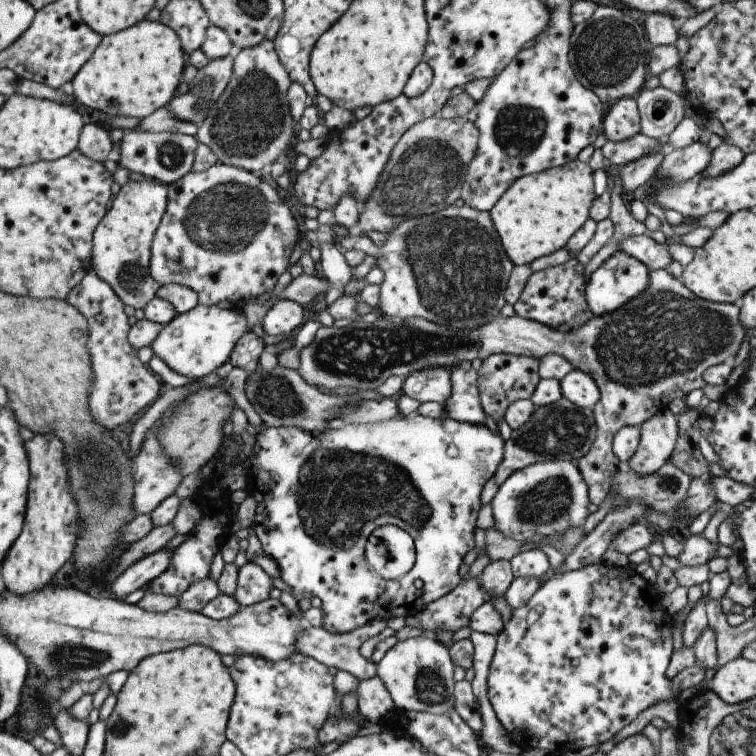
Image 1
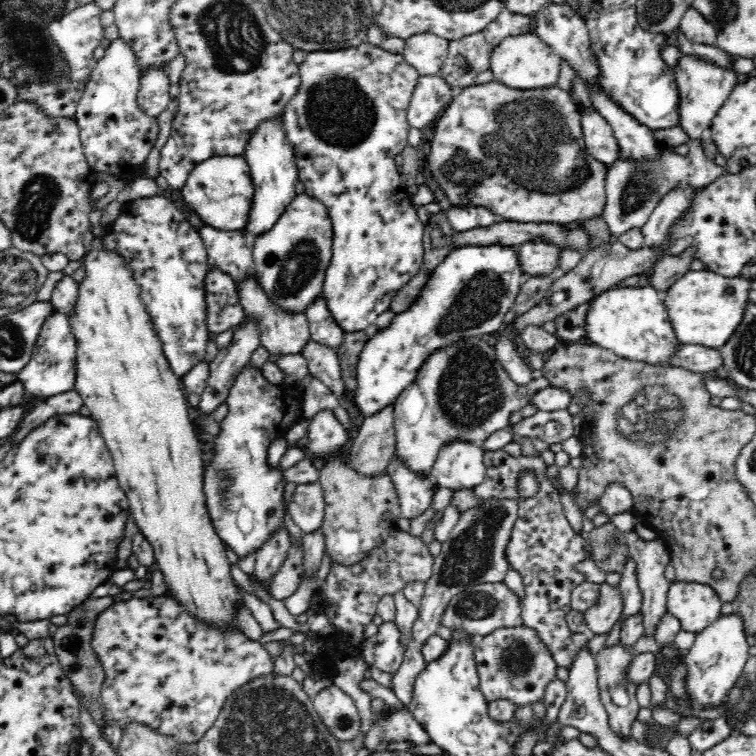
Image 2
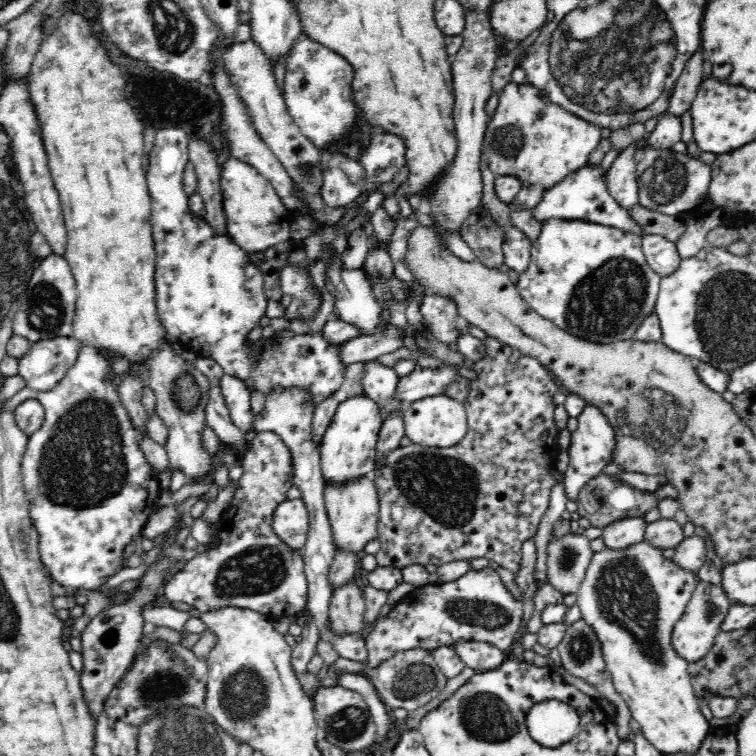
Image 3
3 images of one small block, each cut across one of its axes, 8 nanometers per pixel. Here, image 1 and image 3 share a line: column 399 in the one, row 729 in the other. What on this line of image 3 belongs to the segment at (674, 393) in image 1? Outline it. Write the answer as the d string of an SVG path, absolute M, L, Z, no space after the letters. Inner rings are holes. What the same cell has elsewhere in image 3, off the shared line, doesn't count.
M338 684L315 688L311 695L317 727L324 730L325 738L328 741L340 746L345 751L365 750L370 752L377 740L377 726L367 702L358 691Z

